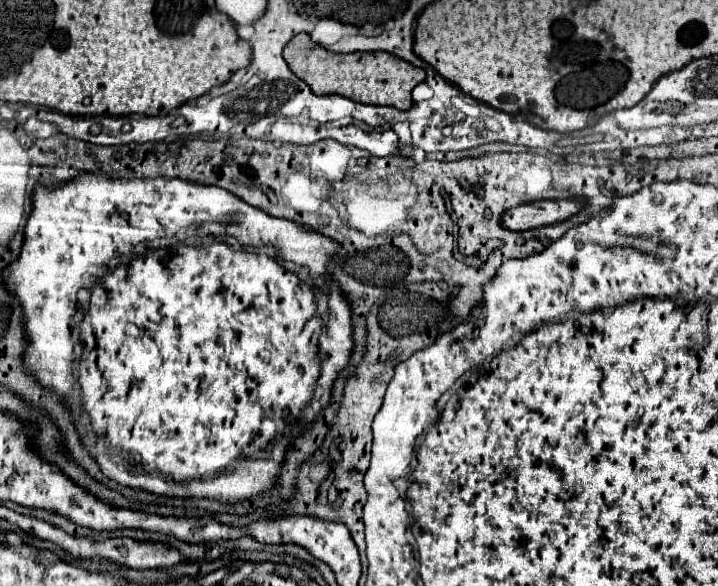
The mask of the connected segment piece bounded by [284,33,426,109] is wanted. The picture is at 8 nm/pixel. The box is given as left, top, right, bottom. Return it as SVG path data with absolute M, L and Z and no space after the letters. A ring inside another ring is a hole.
M308 33L296 35L284 49L284 59L290 69L304 79L316 95L336 93L352 101L370 105L396 105L398 109L412 107L412 89L426 79L426 71L408 61L386 53L332 53L310 39Z

